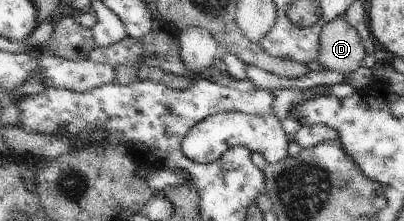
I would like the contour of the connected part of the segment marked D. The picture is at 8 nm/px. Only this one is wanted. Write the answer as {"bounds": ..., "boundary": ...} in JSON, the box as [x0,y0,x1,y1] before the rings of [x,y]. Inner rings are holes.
{"bounds":[318,16,367,75],"boundary":[[[342,16],[337,17],[321,29],[318,61],[324,69],[337,71],[345,75],[354,73],[361,68],[361,62],[367,55],[362,42],[363,38],[359,36],[355,26],[351,26]]]}

